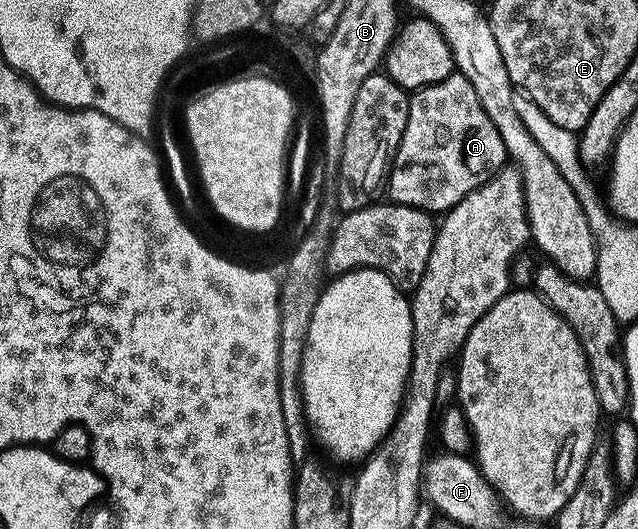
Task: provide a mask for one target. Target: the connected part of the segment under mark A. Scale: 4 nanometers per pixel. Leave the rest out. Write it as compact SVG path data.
M454 75L437 85L419 90L412 97L410 123L406 123L406 135L402 135L402 147L398 147L392 160L392 171L388 178L386 193L395 204L421 209L433 215L447 214L449 209L458 207L474 191L478 191L509 164L509 155L498 129L490 123L490 115L482 107L474 87L465 77Z

